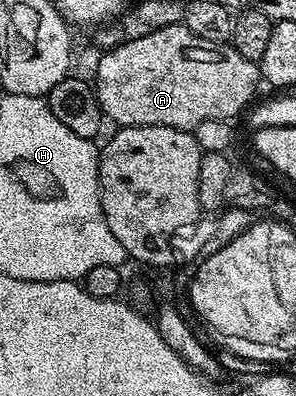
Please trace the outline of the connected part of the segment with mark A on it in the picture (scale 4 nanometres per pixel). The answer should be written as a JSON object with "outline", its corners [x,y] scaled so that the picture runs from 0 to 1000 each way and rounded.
{"outline":[[[611,61],[578,66],[574,71],[534,71],[534,81],[520,81],[507,91],[480,91],[480,101],[439,101],[439,111],[412,111],[382,126],[348,129],[334,139],[338,159],[324,167],[324,197],[318,194],[318,225],[324,230],[324,250],[338,265],[338,285],[355,301],[382,298],[395,321],[412,318],[571,318],[574,323],[601,323],[639,333],[659,331],[669,313],[682,313],[696,303],[784,303],[794,288],[821,290],[841,275],[851,245],[865,237],[865,215],[882,215],[878,169],[868,159],[831,152],[831,141],[804,134],[780,111],[733,111],[726,104],[699,96],[679,96],[649,83],[632,66]]]}

